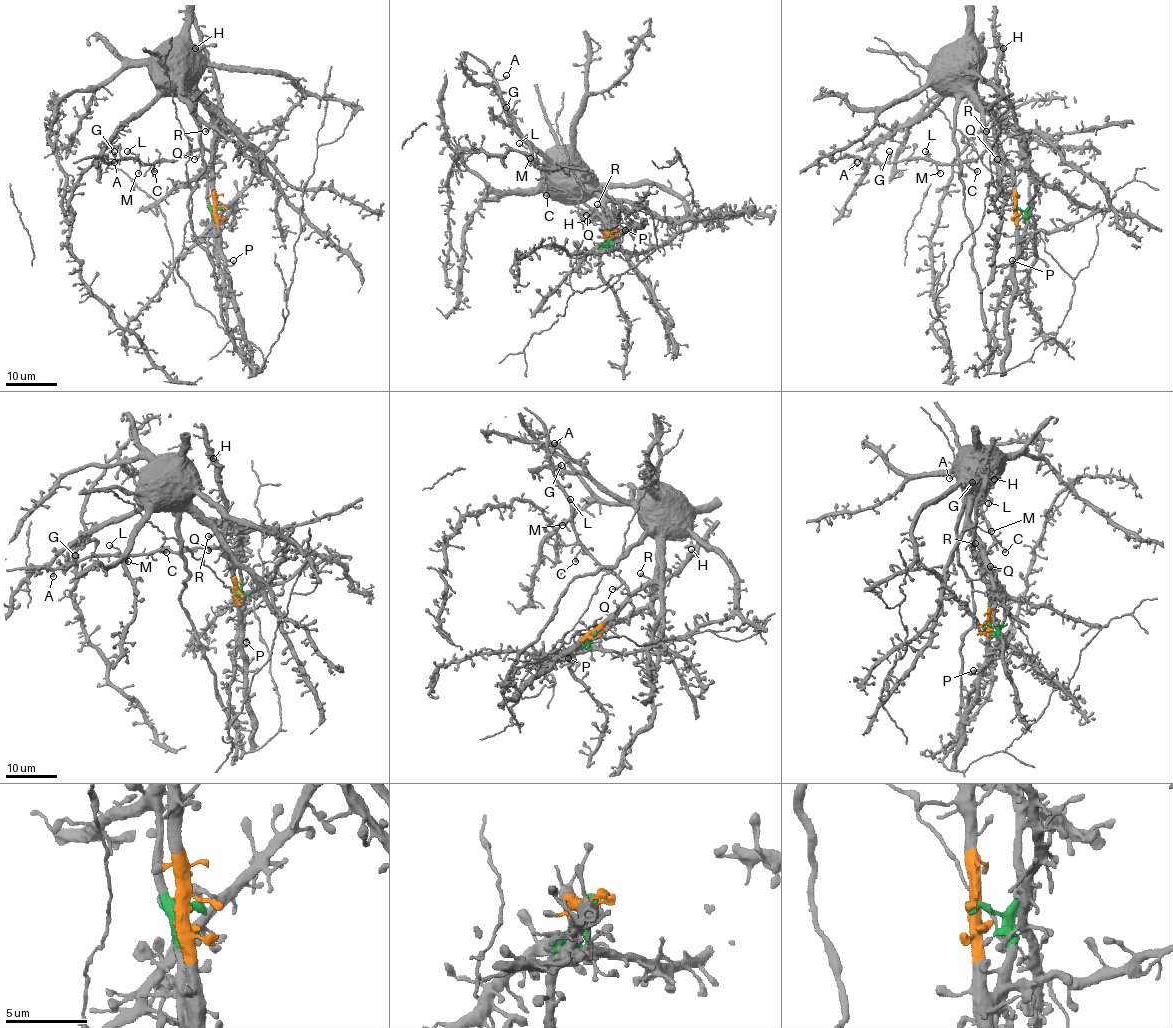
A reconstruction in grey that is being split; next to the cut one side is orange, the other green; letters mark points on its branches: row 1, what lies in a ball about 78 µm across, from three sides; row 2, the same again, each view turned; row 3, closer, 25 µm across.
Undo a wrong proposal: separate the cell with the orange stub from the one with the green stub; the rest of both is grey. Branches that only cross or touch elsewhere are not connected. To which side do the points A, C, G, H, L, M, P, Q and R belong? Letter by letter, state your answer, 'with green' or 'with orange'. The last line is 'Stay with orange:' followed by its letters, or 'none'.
A: with orange
C: with orange
G: with orange
H: with orange
L: with orange
M: with orange
P: with orange
Q: with orange
R: with orange
Stay with orange: A, C, G, H, L, M, P, Q, R

